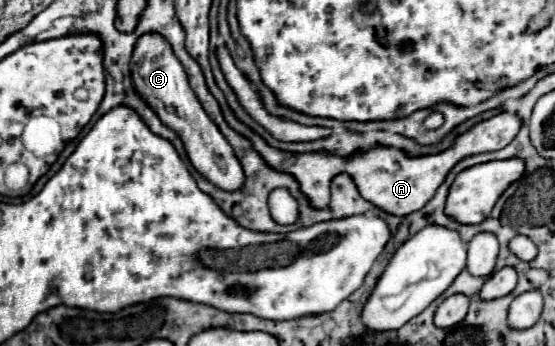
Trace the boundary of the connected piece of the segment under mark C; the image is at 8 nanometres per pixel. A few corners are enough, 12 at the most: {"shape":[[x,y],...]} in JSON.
{"shape":[[142,35],[132,85],[222,191],[244,169],[166,39]]}

